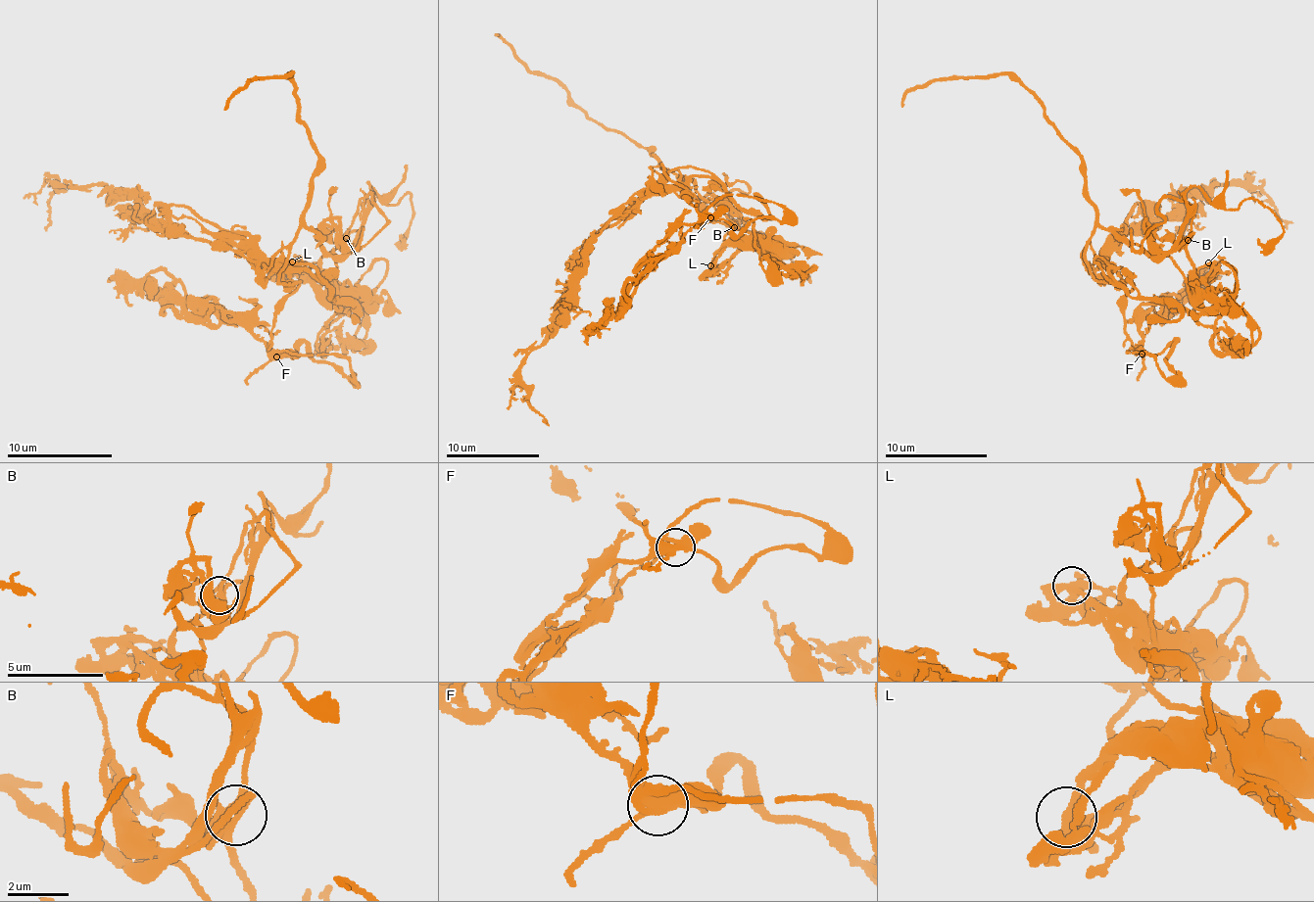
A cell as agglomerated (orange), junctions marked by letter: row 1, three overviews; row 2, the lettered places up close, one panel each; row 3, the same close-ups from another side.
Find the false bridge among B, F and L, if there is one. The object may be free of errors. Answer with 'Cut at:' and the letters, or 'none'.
Cut at: none

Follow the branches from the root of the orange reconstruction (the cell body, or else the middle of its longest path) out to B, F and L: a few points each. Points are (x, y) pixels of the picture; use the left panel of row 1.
B: (281, 248), (288, 246), (301, 227), (316, 229), (330, 255), (348, 255), (361, 233), (355, 230), (345, 238)
F: (281, 248), (278, 259), (294, 289), (282, 303), (270, 331), (270, 347), (276, 357)
L: (281, 248), (301, 227), (316, 229), (326, 255), (336, 257), (337, 272), (324, 283), (292, 261)

